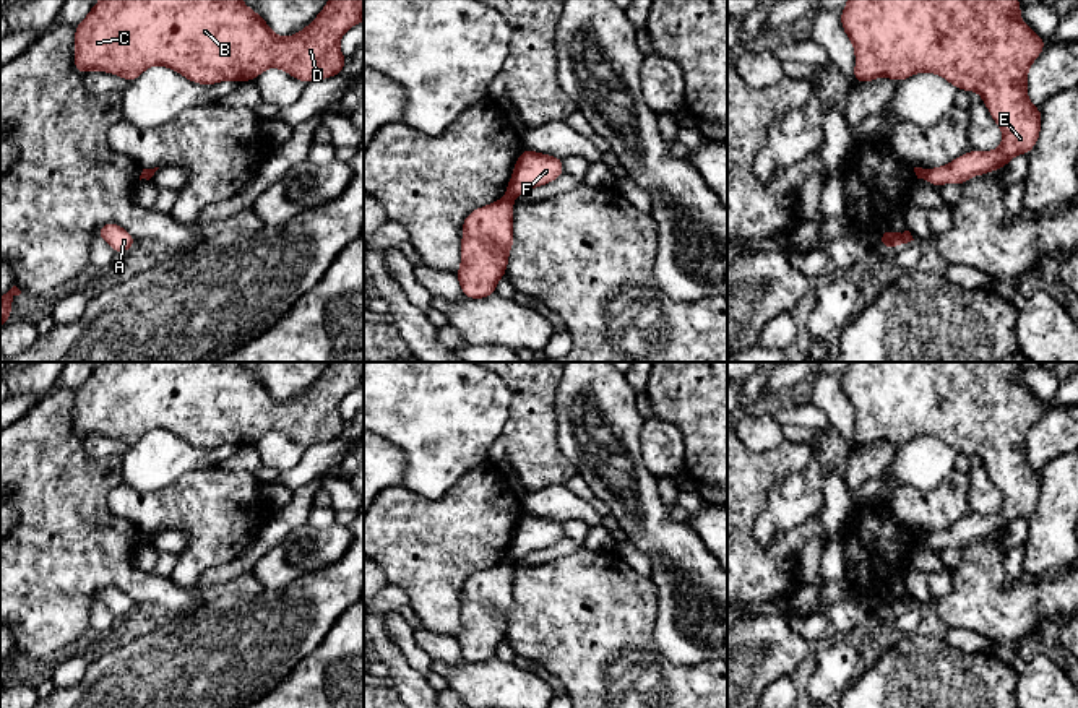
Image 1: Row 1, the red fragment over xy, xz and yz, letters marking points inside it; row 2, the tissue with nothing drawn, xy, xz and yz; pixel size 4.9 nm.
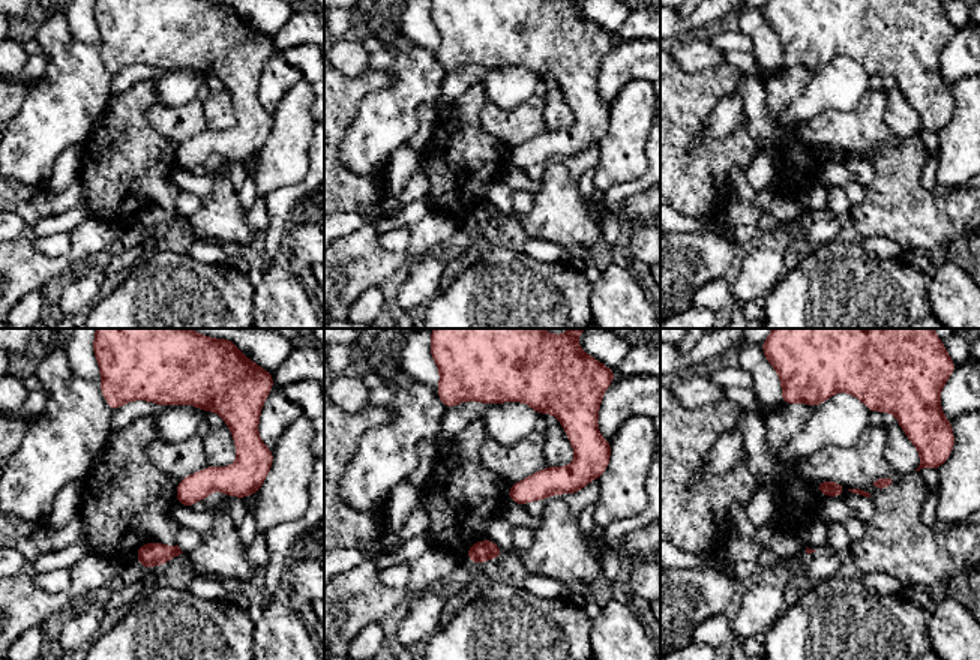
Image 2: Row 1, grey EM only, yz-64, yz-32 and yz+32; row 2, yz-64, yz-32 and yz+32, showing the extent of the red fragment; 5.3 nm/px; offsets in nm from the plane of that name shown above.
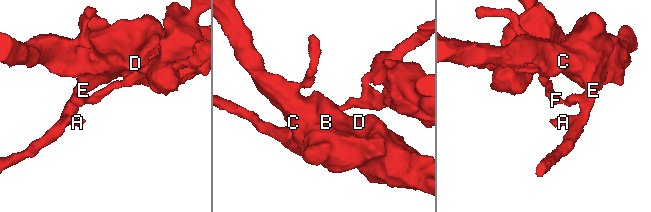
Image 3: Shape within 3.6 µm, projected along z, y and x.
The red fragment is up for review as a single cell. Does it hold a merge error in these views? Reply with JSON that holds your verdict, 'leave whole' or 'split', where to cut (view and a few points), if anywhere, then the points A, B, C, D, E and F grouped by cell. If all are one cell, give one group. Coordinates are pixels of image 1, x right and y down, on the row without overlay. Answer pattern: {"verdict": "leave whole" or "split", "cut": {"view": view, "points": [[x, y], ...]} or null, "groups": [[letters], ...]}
{"verdict": "split", "cut": {"view": "xz", "points": [[507, 559], [512, 562]]}, "groups": [["A", "B", "C", "D", "E"], ["F"]]}

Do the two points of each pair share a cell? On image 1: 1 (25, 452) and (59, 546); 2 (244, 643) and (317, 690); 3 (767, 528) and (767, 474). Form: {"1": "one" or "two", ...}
{"1": "one", "2": "two", "3": "two"}

